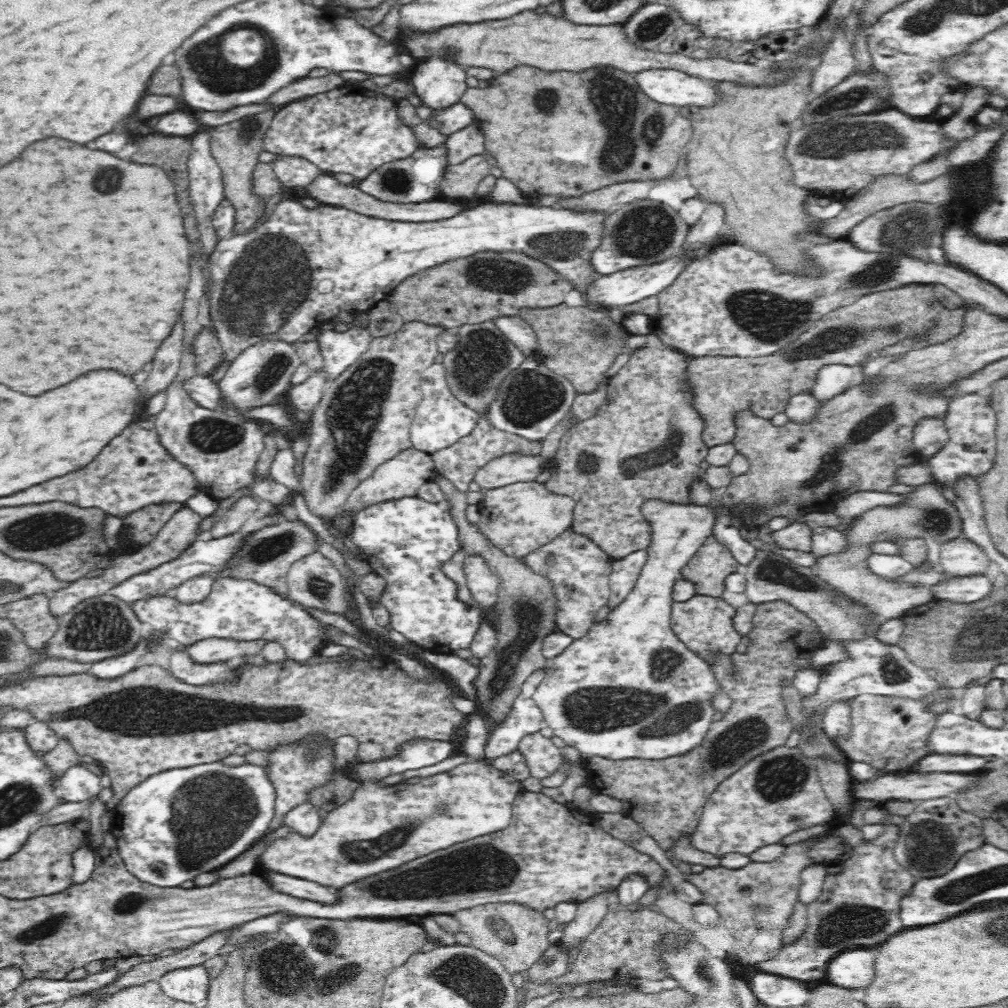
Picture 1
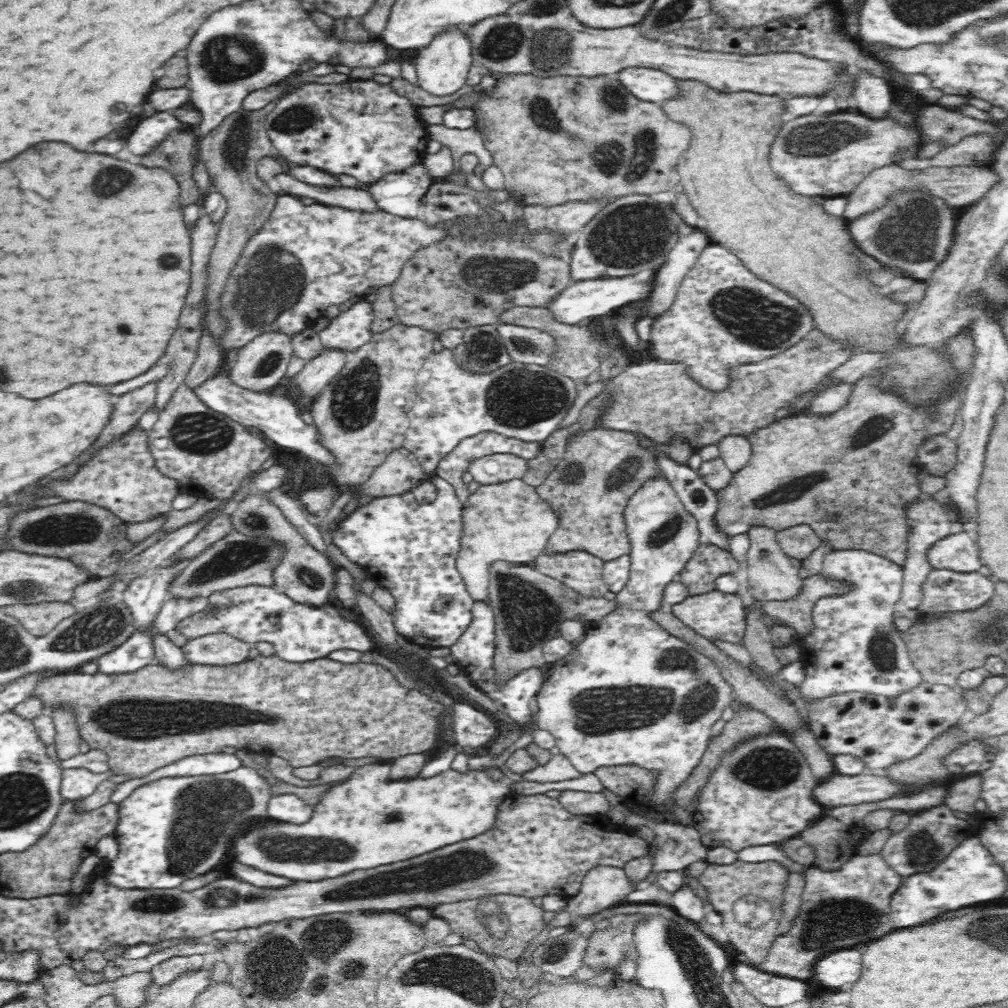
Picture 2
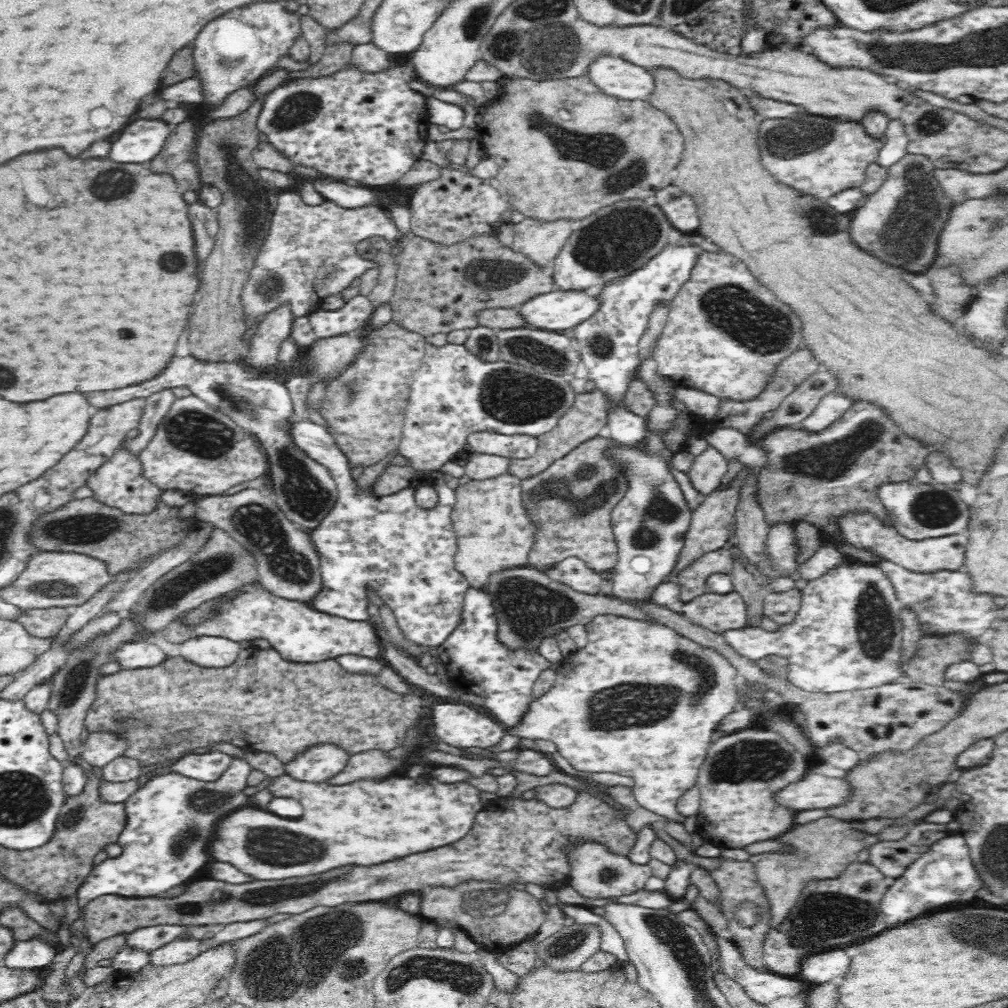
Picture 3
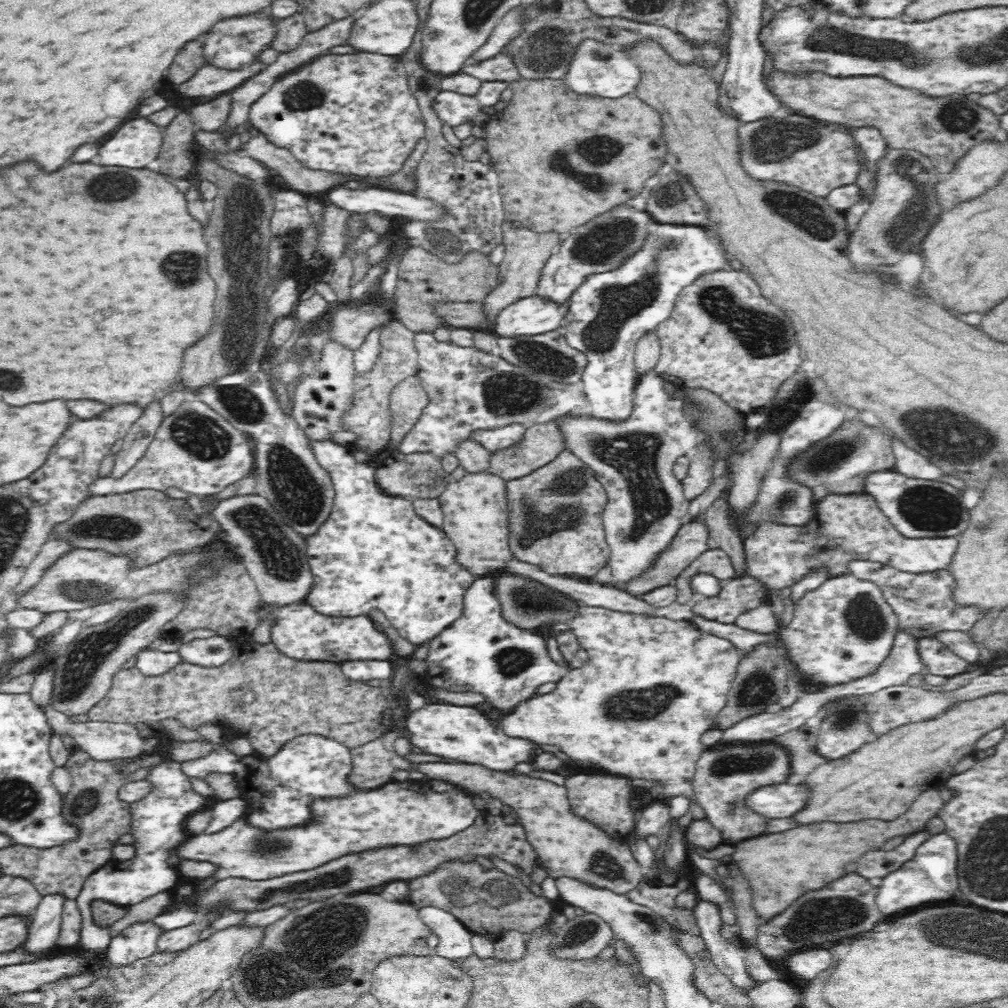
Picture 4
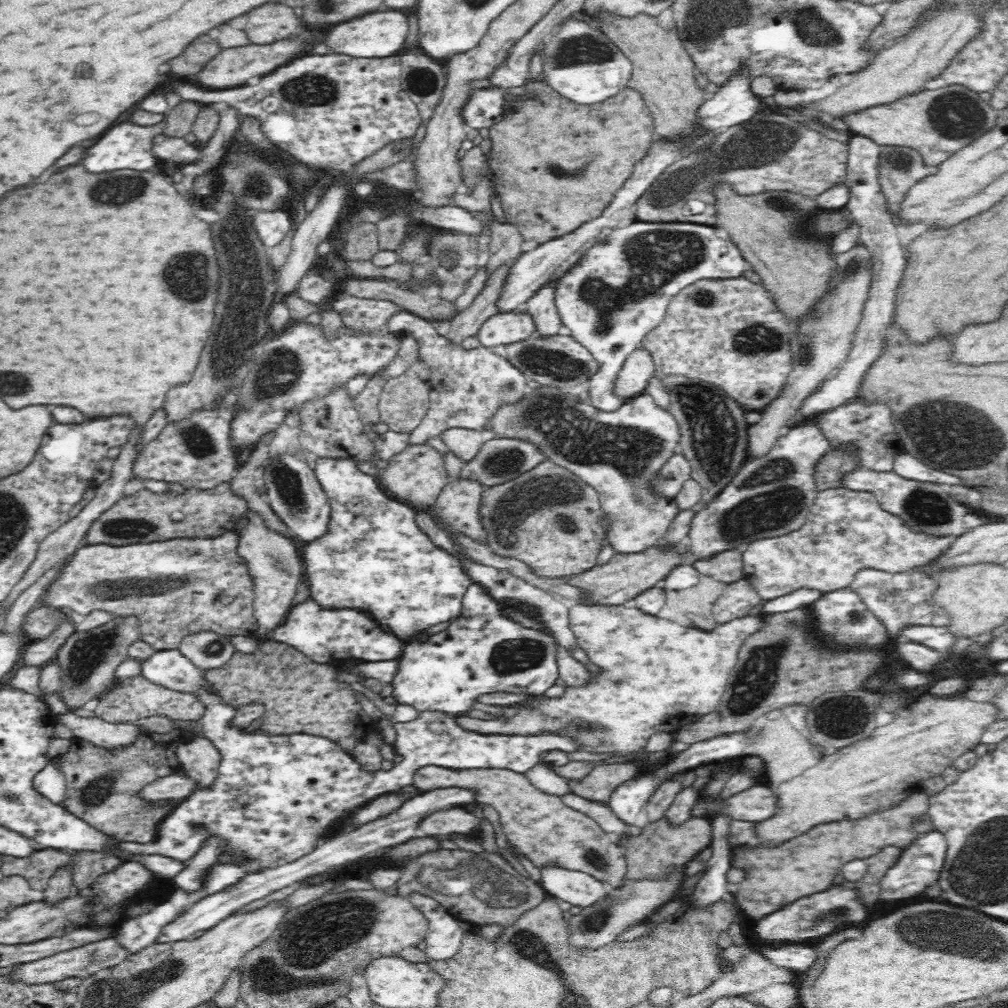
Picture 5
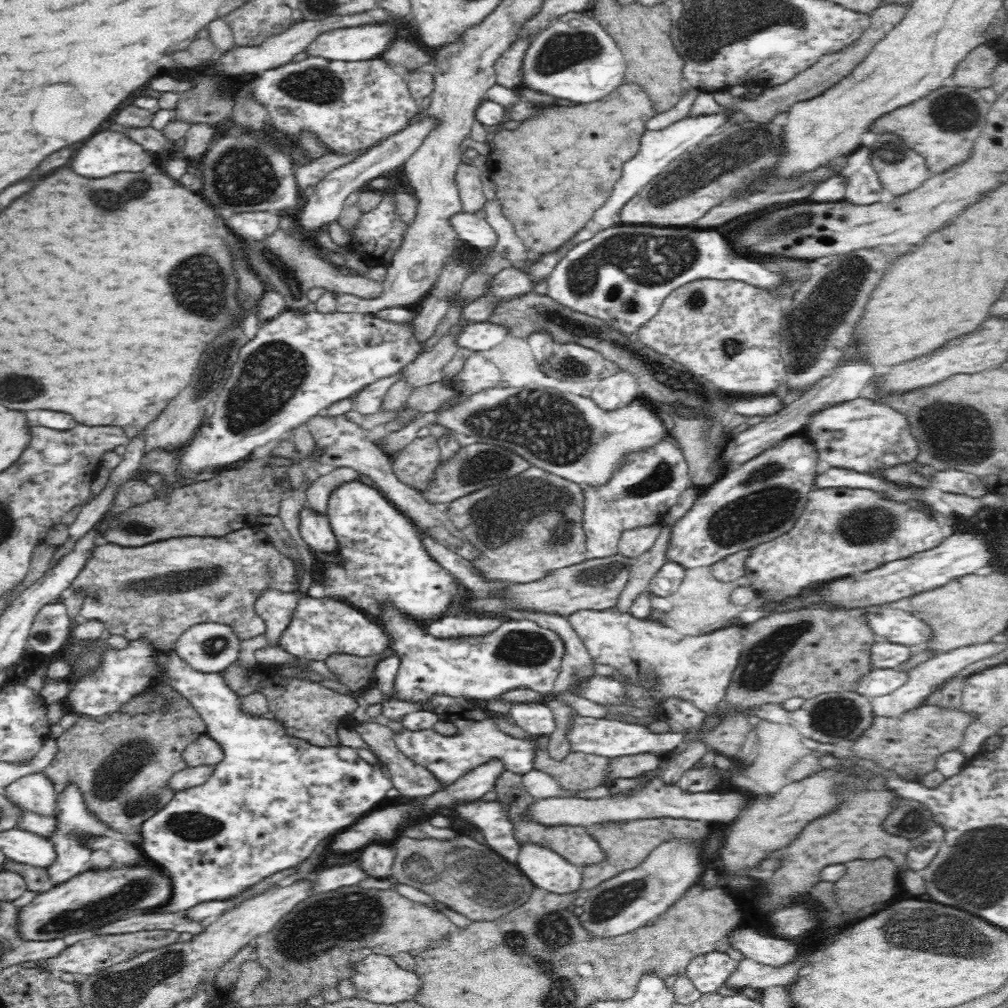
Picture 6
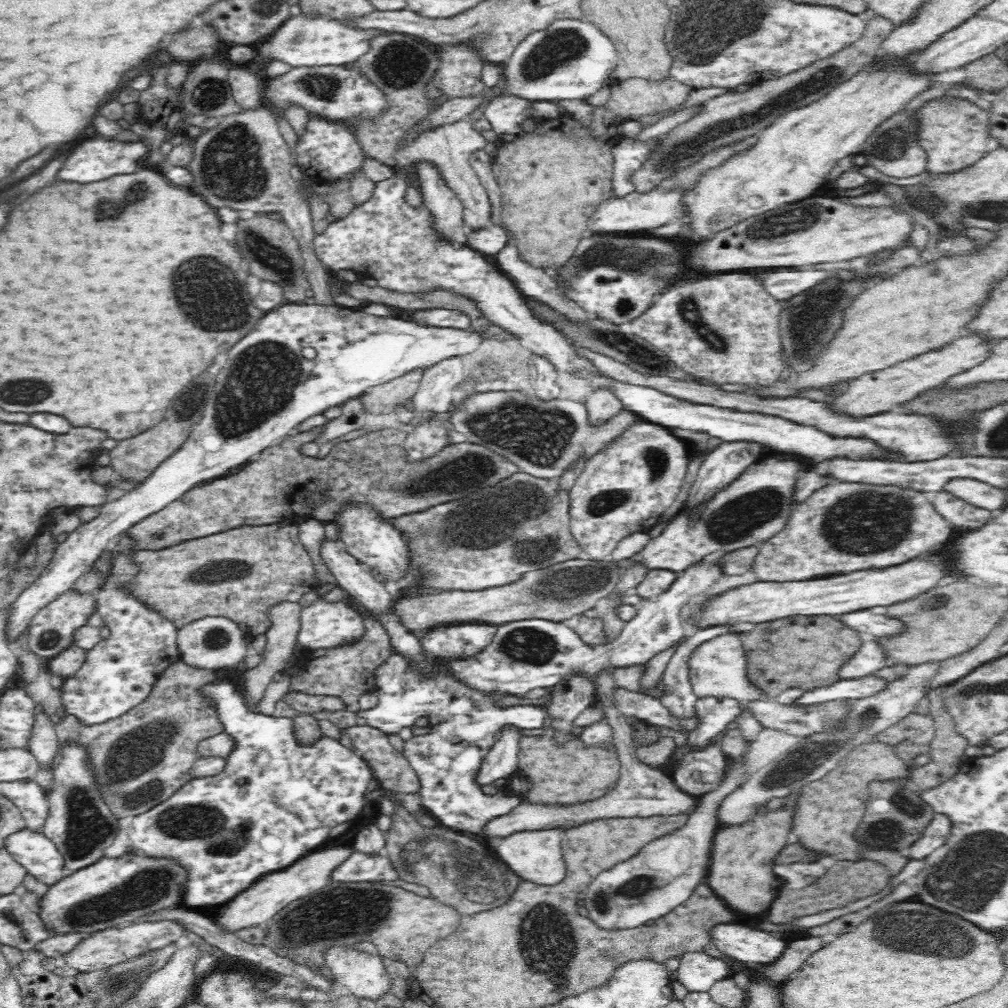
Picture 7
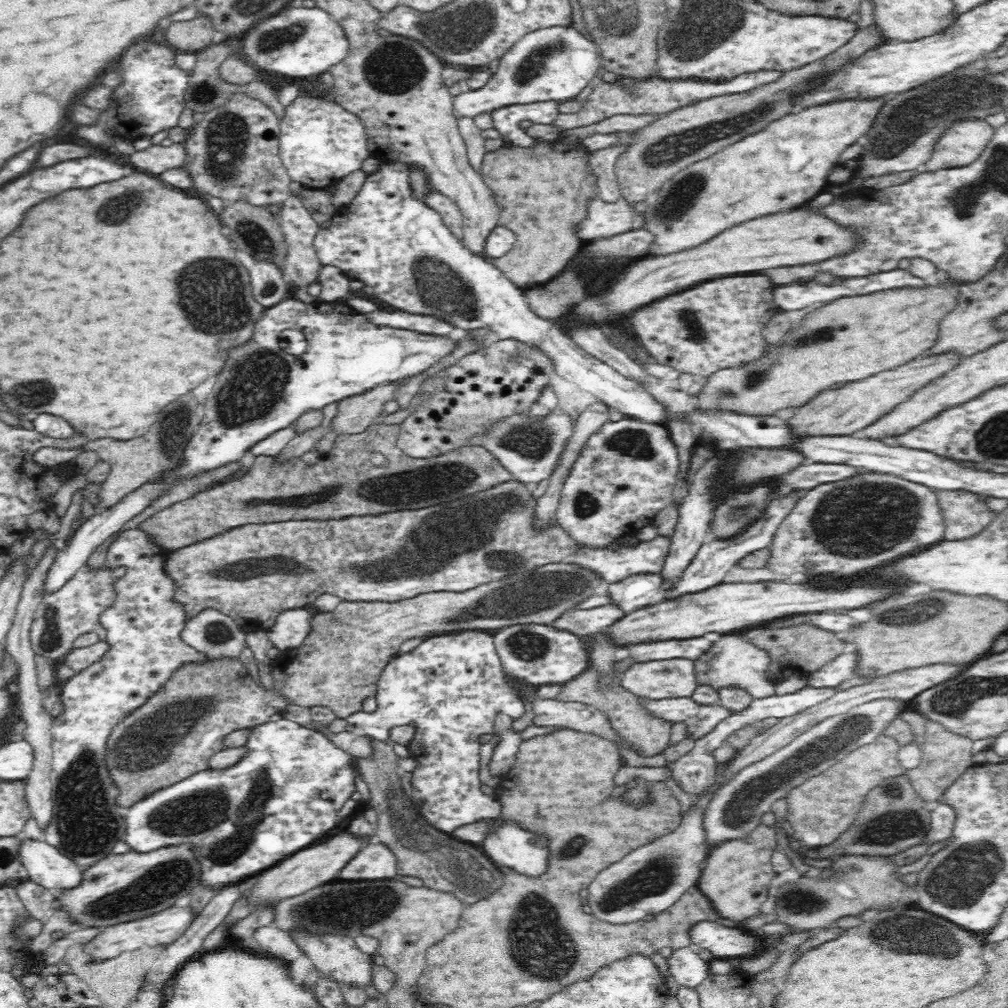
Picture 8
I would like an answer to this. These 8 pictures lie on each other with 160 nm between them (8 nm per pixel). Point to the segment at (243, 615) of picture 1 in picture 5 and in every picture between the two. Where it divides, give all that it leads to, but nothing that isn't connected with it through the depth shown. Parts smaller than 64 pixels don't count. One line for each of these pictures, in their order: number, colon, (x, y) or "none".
2: (298, 632)
3: (300, 633)
4: (300, 631)
5: (329, 636)

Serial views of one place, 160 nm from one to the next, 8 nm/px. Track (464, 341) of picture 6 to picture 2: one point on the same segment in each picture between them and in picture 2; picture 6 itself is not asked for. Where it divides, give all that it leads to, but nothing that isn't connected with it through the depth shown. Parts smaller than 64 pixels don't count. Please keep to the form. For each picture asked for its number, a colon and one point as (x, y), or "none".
2: (579, 303)
3: (554, 311)
4: (529, 316)
5: (503, 329)

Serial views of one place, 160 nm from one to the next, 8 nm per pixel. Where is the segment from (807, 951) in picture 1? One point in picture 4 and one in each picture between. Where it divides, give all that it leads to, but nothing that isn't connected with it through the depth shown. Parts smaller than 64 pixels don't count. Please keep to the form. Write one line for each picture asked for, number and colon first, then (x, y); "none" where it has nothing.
2: (840, 908)
3: (829, 912)
4: (846, 906)

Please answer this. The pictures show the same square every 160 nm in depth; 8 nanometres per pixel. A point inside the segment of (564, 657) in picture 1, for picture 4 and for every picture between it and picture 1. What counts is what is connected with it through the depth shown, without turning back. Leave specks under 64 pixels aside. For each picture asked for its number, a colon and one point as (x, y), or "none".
2: (601, 704)
3: (646, 708)
4: (650, 728)

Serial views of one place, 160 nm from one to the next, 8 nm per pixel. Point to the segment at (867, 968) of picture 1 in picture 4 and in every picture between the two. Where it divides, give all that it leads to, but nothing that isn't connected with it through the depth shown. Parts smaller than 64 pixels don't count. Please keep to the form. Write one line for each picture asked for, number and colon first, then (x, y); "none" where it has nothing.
2: (841, 967)
3: (818, 968)
4: (806, 964)

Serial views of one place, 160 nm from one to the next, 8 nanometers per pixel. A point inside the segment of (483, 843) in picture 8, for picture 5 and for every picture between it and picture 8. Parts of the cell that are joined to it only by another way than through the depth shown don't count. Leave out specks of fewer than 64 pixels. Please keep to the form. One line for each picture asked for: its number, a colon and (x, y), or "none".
5: (578, 888)
6: (545, 868)
7: (534, 855)

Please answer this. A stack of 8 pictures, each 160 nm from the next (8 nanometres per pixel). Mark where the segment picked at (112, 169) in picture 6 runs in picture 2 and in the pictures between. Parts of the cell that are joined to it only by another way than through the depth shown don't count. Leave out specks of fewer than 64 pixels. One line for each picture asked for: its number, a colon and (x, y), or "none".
2: (145, 139)
3: (141, 140)
4: (137, 143)
5: (125, 146)

